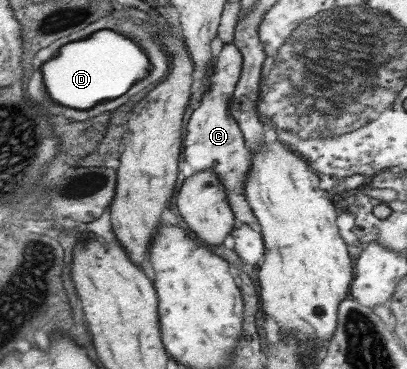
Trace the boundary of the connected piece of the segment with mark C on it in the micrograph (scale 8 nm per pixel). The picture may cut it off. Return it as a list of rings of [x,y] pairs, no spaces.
[[[234,43],[219,45],[218,62],[214,66],[214,74],[210,76],[210,90],[198,108],[192,109],[187,120],[186,156],[184,161],[190,164],[195,172],[214,170],[216,176],[226,184],[230,204],[233,205],[238,223],[250,224],[256,232],[262,232],[258,217],[246,199],[246,180],[249,179],[253,167],[253,152],[245,140],[241,125],[231,112],[234,92],[242,78],[245,57],[241,49]]]

